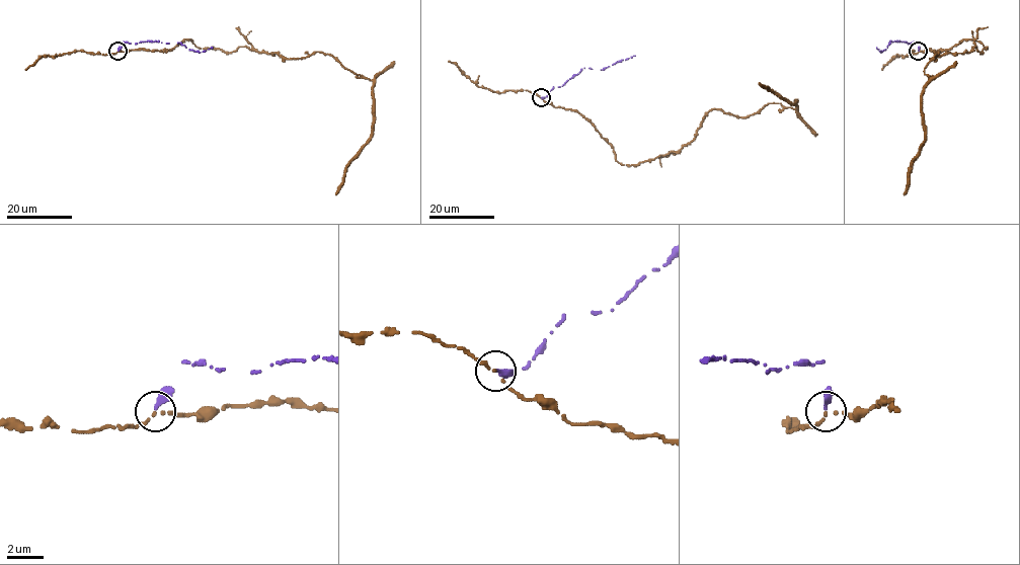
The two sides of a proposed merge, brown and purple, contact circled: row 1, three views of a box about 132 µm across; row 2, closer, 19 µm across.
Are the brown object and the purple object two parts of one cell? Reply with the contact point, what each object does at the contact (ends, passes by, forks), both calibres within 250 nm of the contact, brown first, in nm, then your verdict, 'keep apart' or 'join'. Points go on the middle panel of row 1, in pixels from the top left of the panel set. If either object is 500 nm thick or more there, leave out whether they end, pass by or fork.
(541, 97) | brown passes by | purple ends | 110/320 nm | keep apart

